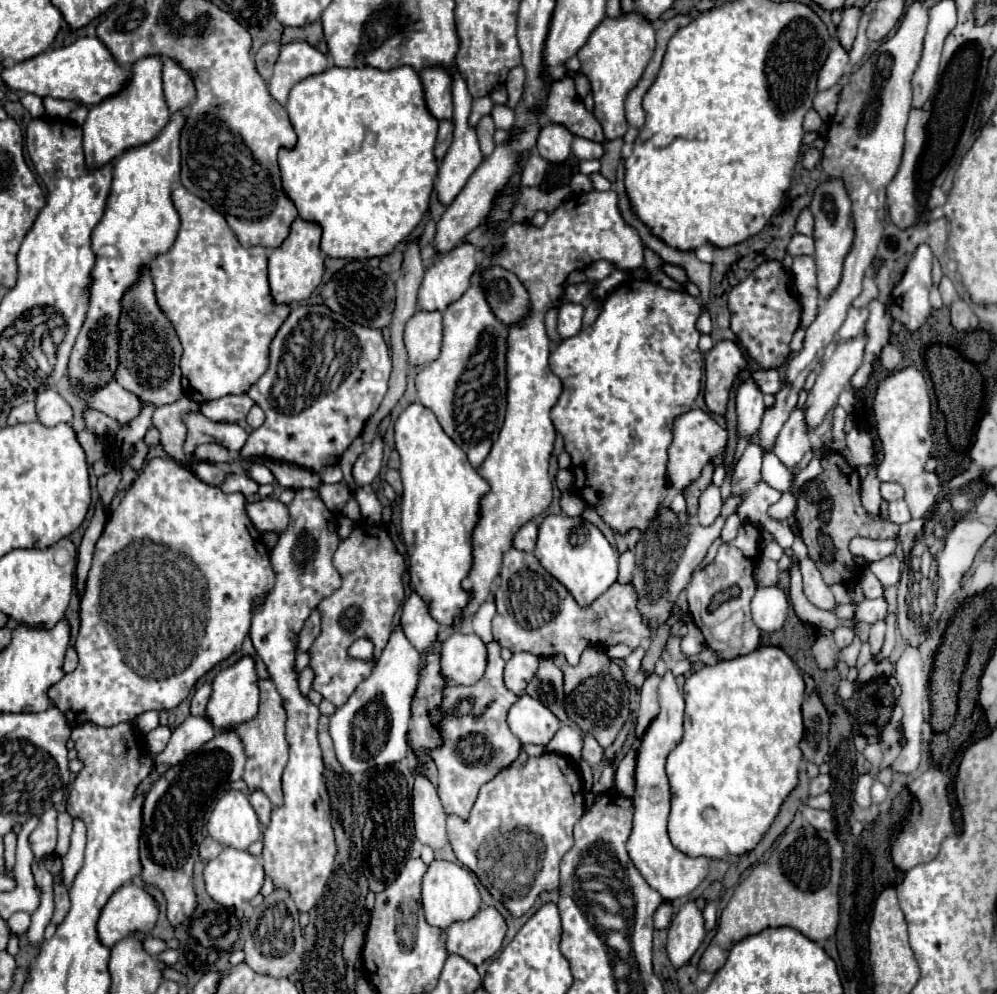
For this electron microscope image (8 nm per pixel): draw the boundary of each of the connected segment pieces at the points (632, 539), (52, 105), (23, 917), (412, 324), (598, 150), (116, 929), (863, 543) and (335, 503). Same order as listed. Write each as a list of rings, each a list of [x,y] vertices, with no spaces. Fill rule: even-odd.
[[[632,529],[632,531],[628,531],[626,535],[616,535],[618,551],[620,551],[620,553],[624,553],[624,551],[634,551],[636,543],[640,541],[640,537],[642,537],[642,533],[640,533],[638,529]]]
[[[44,97],[42,103],[44,103],[46,117],[62,117],[62,119],[66,119],[70,115],[70,111],[74,111],[78,107],[74,101],[52,99],[52,97]]]
[[[14,913],[10,919],[8,919],[8,927],[14,935],[22,935],[30,925],[30,915],[28,913]]]
[[[418,311],[410,317],[404,343],[408,349],[408,361],[412,365],[424,365],[438,357],[442,345],[442,313]]]
[[[580,137],[574,139],[572,151],[578,159],[600,159],[604,155],[602,143],[596,143],[596,141],[590,141],[590,139],[580,139]]]
[[[126,883],[108,899],[100,913],[98,939],[104,947],[112,947],[132,931],[148,935],[156,919],[156,901],[144,889]]]
[[[855,537],[851,539],[848,547],[853,556],[862,555],[868,561],[878,561],[894,551],[894,541],[892,539],[872,540]]]
[[[320,483],[320,487],[316,489],[316,493],[320,495],[320,499],[324,501],[324,505],[330,509],[330,511],[342,511],[342,507],[346,505],[348,501],[348,491],[344,487],[344,483],[334,483],[334,485],[326,485],[326,483]]]

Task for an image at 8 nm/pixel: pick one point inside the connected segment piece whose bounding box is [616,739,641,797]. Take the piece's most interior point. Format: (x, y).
(625, 774)

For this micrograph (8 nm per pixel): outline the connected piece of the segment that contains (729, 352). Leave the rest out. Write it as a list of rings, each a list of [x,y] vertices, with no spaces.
[[[718,341],[706,355],[704,401],[716,415],[726,413],[730,389],[740,371],[748,367],[748,359],[736,341]]]

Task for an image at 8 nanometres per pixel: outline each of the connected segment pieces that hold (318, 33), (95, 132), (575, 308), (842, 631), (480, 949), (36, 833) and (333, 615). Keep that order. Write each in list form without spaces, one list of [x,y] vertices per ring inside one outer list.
[[[318,21],[312,23],[312,25],[300,27],[300,29],[286,27],[284,33],[282,33],[282,43],[286,45],[286,43],[292,43],[292,41],[306,41],[312,47],[316,47],[318,51],[326,53],[326,41],[324,41],[324,35],[322,35],[322,25]]]
[[[144,57],[144,61],[136,61],[132,67],[132,81],[124,91],[90,109],[82,125],[88,169],[100,169],[118,159],[124,151],[146,145],[152,137],[158,137],[160,129],[164,129],[168,121],[170,111],[162,93],[162,61],[160,57]]]
[[[564,301],[558,311],[558,335],[562,339],[568,339],[576,335],[582,327],[582,315],[584,315],[584,305],[582,303],[572,303]]]
[[[838,627],[838,629],[834,629],[832,633],[834,633],[834,641],[836,641],[836,645],[838,645],[840,649],[846,647],[846,645],[850,645],[852,639],[854,639],[854,631],[852,631],[850,627]]]
[[[486,907],[470,921],[446,929],[446,949],[448,953],[464,957],[472,965],[482,965],[500,951],[504,935],[506,923],[502,915],[494,907]]]
[[[54,807],[44,811],[40,815],[38,827],[30,835],[30,845],[32,845],[32,851],[34,851],[36,859],[44,859],[44,857],[52,855],[54,849],[56,849],[56,839],[58,839],[56,817],[58,817],[58,813],[56,813]]]
[[[358,523],[350,537],[338,545],[334,553],[334,567],[342,577],[342,585],[318,605],[322,613],[322,633],[316,637],[310,649],[310,667],[316,673],[312,689],[340,707],[354,693],[356,685],[360,685],[360,681],[364,681],[364,677],[368,677],[368,673],[374,669],[374,663],[350,659],[348,647],[358,637],[368,637],[376,647],[374,659],[380,657],[384,645],[388,643],[394,615],[404,599],[402,573],[406,563],[404,557],[394,549],[384,525]]]

